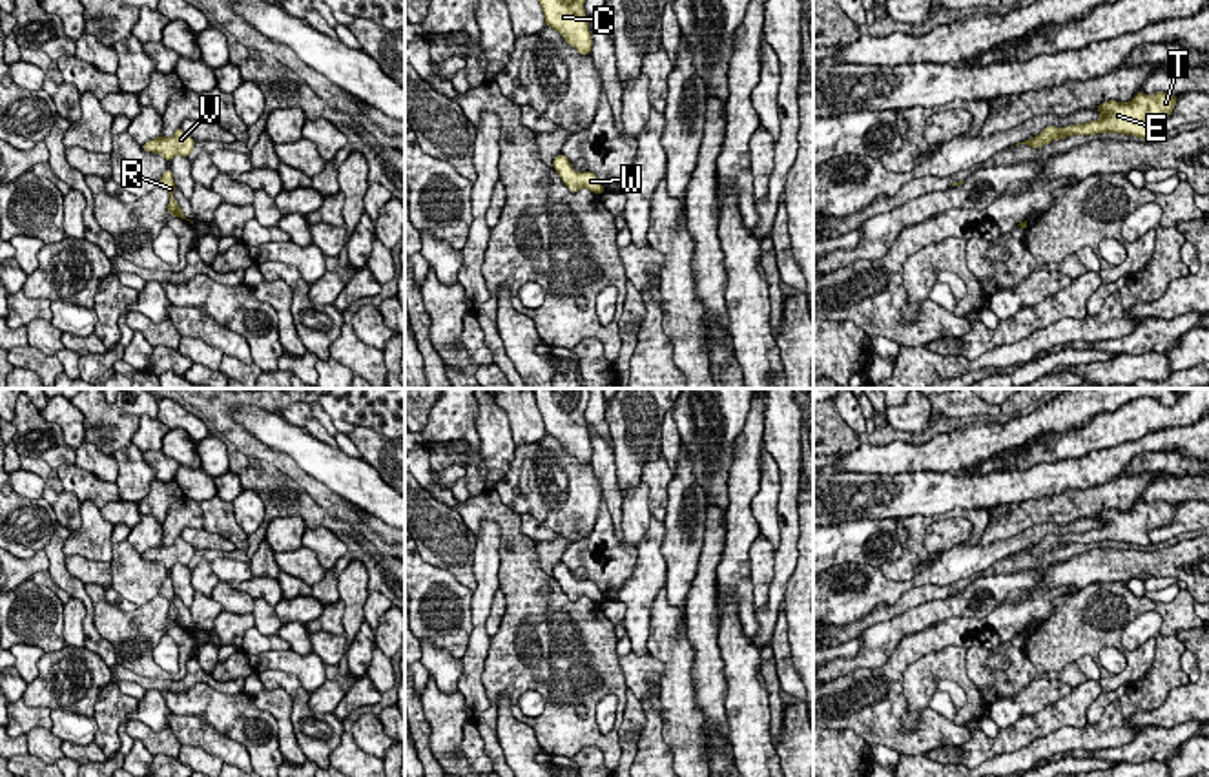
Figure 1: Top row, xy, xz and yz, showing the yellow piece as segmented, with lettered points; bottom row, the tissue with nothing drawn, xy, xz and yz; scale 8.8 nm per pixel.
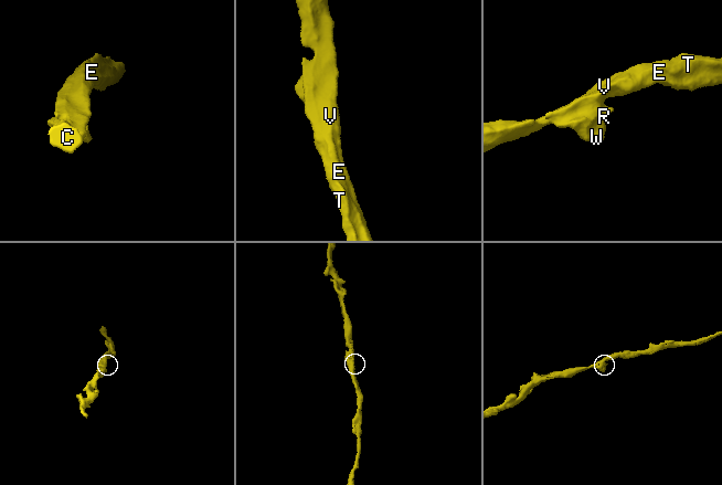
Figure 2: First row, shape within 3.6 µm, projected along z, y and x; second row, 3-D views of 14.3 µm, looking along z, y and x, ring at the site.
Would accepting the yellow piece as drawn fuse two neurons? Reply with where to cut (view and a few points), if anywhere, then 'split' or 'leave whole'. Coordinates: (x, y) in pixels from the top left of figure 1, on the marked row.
no cut | leave whole

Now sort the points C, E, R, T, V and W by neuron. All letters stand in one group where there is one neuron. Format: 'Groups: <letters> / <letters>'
Groups: C E R T V W

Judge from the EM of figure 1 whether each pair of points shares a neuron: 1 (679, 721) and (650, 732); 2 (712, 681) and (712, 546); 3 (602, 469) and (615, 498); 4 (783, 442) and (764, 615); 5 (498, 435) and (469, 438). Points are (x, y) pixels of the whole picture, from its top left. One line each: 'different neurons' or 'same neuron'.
1: different neurons
2: same neuron
3: same neuron
4: same neuron
5: different neurons

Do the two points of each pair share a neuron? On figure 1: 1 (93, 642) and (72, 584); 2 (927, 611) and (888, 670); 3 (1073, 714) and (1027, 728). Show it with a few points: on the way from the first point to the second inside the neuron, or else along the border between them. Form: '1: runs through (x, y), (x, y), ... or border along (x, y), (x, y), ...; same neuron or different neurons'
1: runs through (90, 628), (86, 599); same neuron
2: border along (930, 626), (907, 635), (879, 664); different neurons
3: runs through (1062, 714), (1038, 725); same neuron

